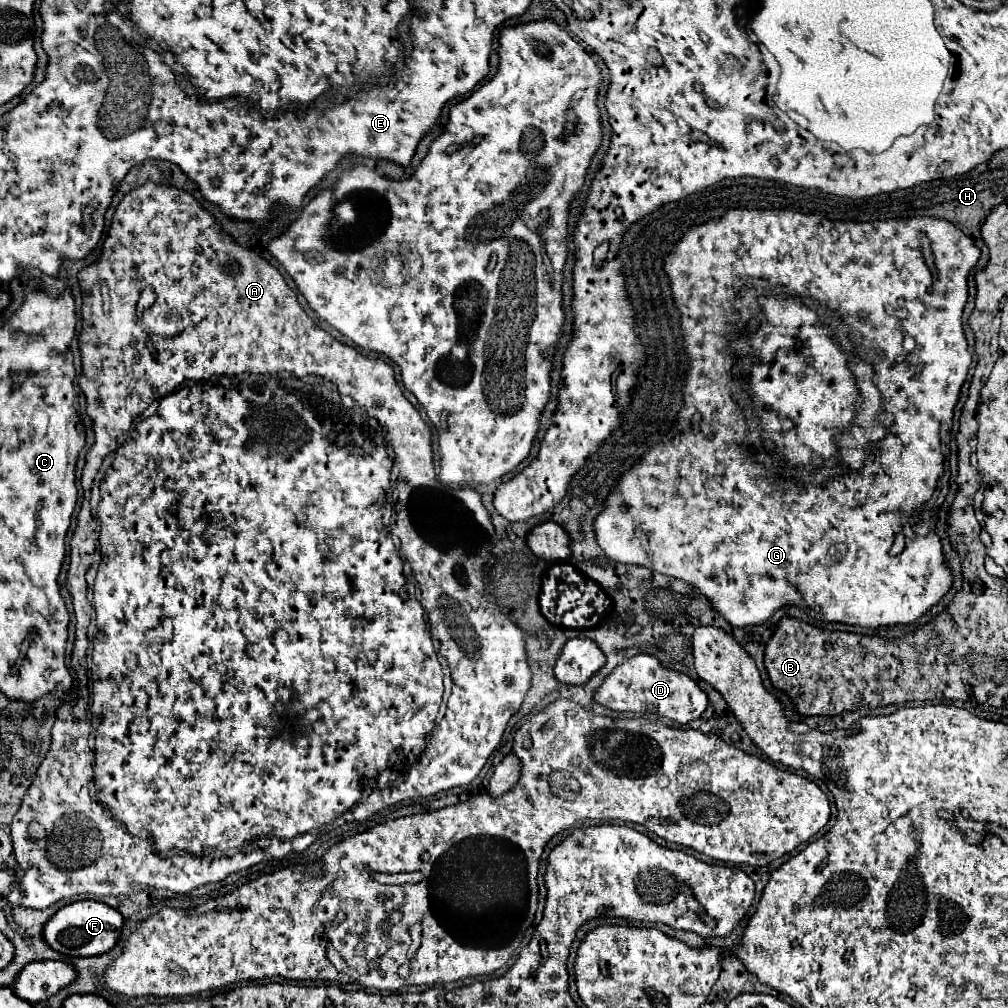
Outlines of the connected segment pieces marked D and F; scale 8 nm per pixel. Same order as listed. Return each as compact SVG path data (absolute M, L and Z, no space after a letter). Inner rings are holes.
M640 654L620 664L604 680L594 698L598 700L598 704L616 712L632 712L638 716L642 716L644 712L654 712L664 718L670 718L676 724L698 720L708 708L708 694L700 690L690 676L662 666L662 662L650 654Z
M84 900L84 902L74 902L60 908L44 926L44 938L48 938L48 944L60 954L98 956L98 954L110 952L116 946L122 934L122 928L124 928L124 916L116 908L94 900Z

